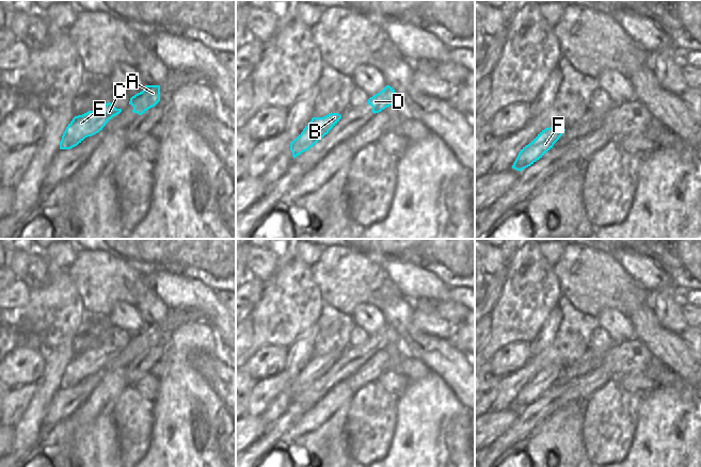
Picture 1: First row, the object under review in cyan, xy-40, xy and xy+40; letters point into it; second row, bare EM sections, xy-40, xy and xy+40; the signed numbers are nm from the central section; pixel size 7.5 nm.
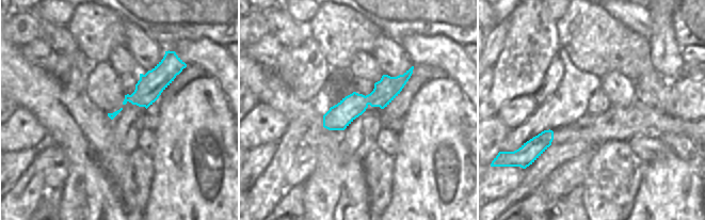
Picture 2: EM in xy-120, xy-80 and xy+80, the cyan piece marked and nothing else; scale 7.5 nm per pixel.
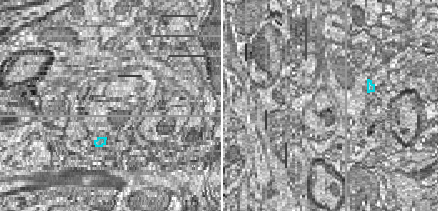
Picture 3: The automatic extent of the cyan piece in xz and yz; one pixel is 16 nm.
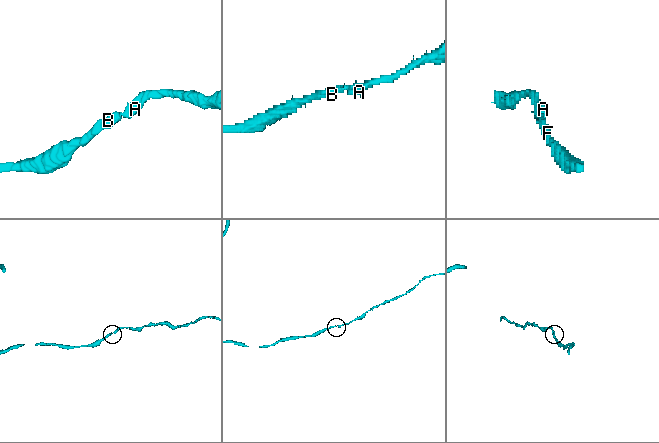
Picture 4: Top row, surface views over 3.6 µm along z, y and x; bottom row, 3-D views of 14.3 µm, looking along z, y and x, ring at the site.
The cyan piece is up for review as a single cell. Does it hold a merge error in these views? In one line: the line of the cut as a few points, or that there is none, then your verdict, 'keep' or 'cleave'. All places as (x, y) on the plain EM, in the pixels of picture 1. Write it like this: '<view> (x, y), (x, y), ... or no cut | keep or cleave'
no cut | keep

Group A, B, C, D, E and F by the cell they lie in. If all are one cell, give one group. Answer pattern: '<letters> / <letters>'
A B C D E F

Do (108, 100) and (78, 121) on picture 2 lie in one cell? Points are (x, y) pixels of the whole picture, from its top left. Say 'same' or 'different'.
different

